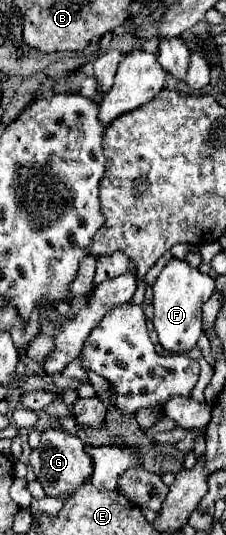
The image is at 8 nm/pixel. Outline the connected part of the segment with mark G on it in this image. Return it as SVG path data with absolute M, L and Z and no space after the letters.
M43 431L41 443L31 451L31 467L35 471L37 481L41 481L47 497L71 497L77 487L81 487L93 475L93 461L85 453L83 443L77 435L69 435L65 431Z

